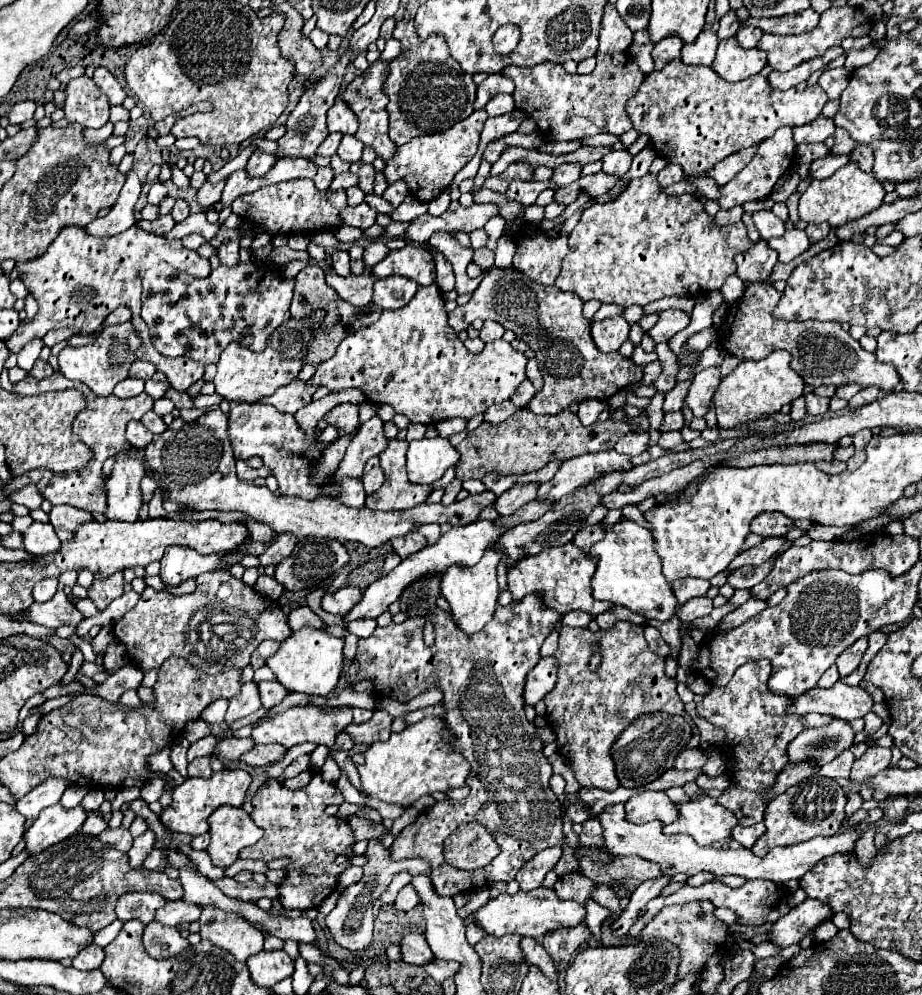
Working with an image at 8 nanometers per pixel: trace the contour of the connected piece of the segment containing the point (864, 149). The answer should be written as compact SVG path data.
M857 145L857 147L849 153L849 161L857 163L863 171L871 173L871 167L873 167L873 151L871 151L871 147L867 147L867 145Z

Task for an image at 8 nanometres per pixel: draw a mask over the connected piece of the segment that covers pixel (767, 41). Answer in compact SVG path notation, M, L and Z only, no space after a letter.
M831 7L825 13L821 13L821 21L813 31L807 31L807 33L801 33L801 35L787 35L787 37L785 35L779 37L779 35L773 35L773 33L763 33L757 47L767 53L769 65L773 69L791 71L793 67L797 67L797 65L801 65L801 63L805 63L813 57L823 55L827 49L831 49L835 45L841 45L841 41L847 39L847 37L869 35L871 27L873 27L873 21L863 15L861 7Z

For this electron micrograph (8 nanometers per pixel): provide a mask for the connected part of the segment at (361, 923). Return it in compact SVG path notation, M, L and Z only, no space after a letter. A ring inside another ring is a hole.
M369 839L365 857L367 857L367 863L363 865L363 879L359 883L353 883L351 887L347 887L341 893L341 897L337 901L337 907L325 919L335 943L339 943L341 947L351 949L351 951L361 951L361 949L369 947L369 943L373 939L373 921L375 921L373 903L389 887L389 883L395 877L395 873L399 873L399 871L407 871L411 875L419 875L419 873L429 875L431 873L429 863L423 861L423 859L413 859L413 863L393 863L389 859L389 851L381 845L379 839Z

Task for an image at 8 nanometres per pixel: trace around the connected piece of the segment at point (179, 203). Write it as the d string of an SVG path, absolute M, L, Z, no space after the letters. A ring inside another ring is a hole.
M177 199L176 203L171 211L171 215L175 223L180 223L185 220L190 214L190 207L188 203L183 199Z

